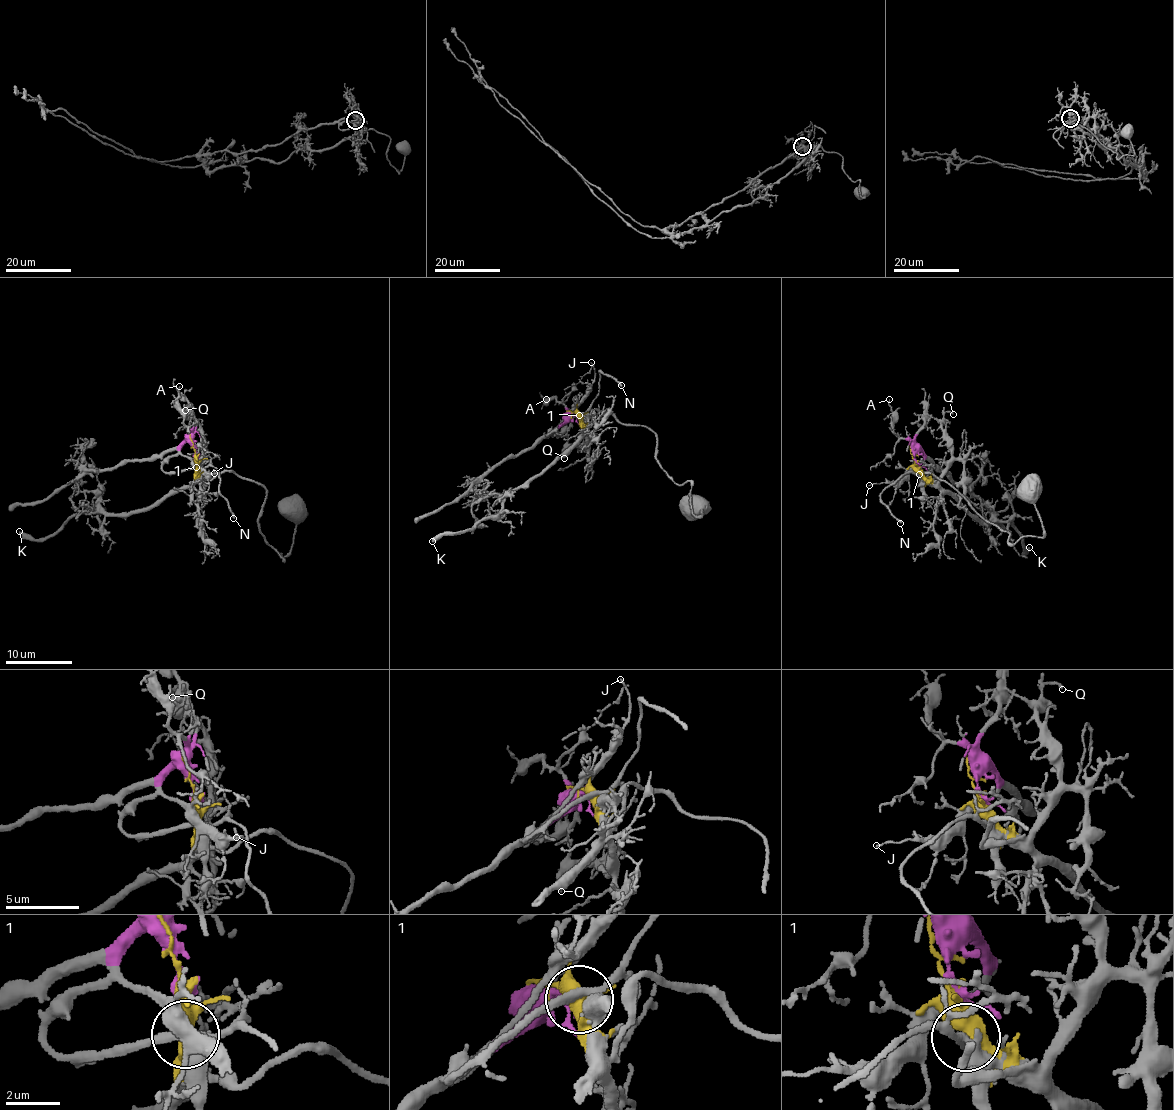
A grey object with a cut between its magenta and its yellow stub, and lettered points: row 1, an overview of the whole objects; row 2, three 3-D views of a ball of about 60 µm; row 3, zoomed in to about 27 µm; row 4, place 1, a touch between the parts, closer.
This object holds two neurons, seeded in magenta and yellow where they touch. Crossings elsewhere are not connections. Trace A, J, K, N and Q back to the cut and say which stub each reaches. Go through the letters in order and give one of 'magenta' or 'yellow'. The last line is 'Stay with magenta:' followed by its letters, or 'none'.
A: magenta
J: magenta
K: yellow
N: magenta
Q: yellow
Stay with magenta: A, J, N

